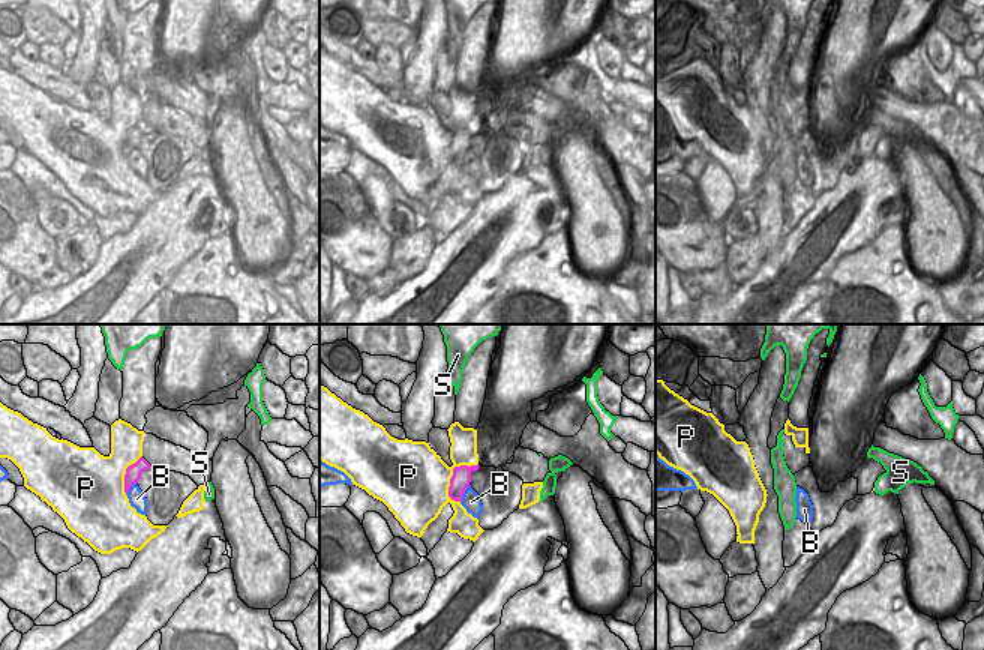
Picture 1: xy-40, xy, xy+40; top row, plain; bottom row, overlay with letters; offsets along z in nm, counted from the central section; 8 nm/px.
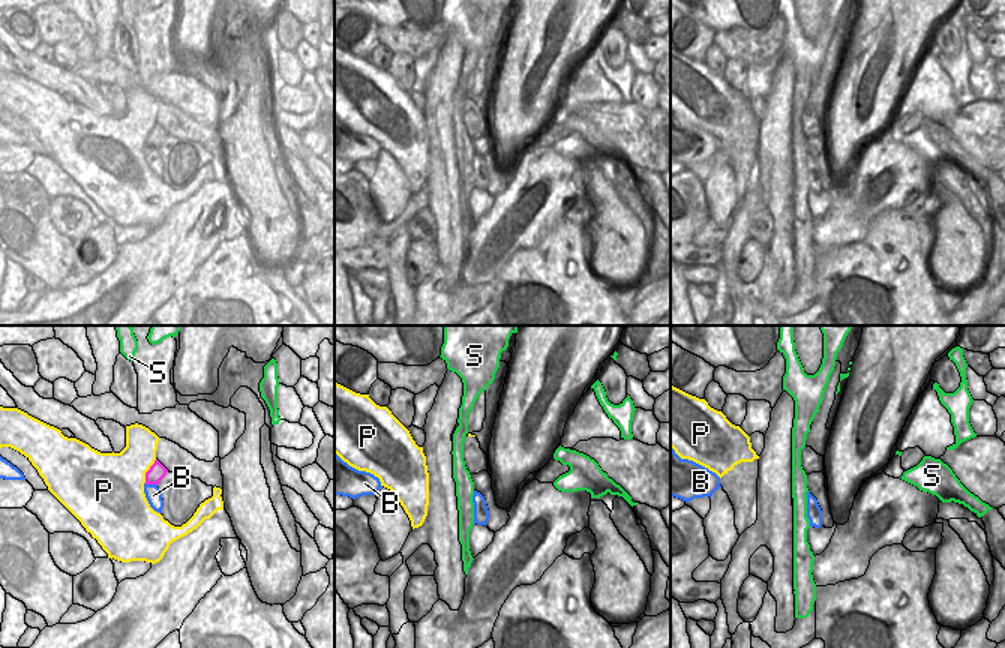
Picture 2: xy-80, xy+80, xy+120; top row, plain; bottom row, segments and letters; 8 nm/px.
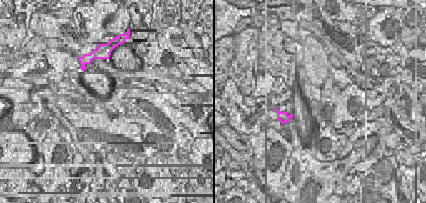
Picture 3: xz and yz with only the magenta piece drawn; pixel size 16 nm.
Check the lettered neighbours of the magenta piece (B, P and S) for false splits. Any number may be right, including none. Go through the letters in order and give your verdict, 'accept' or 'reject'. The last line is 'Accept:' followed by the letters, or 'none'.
B: reject
P: reject
S: reject
Accept: none

